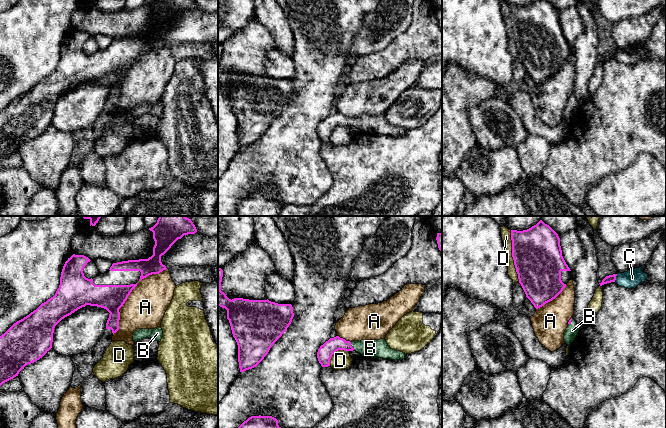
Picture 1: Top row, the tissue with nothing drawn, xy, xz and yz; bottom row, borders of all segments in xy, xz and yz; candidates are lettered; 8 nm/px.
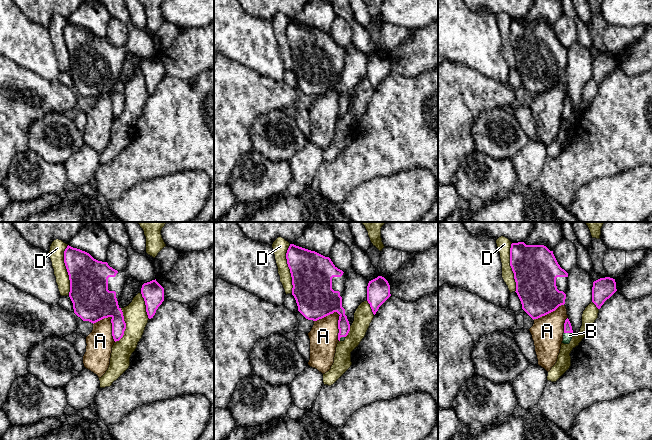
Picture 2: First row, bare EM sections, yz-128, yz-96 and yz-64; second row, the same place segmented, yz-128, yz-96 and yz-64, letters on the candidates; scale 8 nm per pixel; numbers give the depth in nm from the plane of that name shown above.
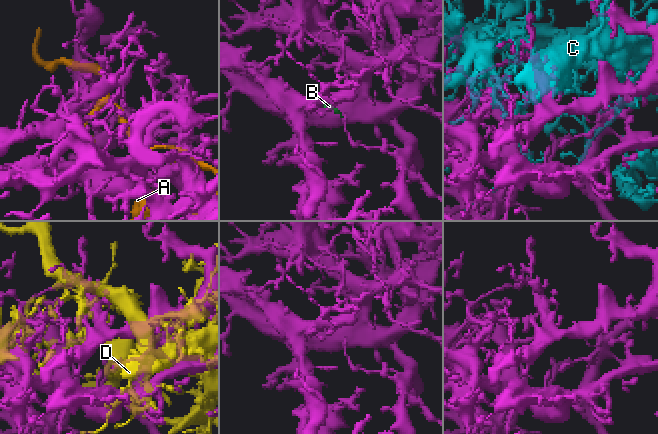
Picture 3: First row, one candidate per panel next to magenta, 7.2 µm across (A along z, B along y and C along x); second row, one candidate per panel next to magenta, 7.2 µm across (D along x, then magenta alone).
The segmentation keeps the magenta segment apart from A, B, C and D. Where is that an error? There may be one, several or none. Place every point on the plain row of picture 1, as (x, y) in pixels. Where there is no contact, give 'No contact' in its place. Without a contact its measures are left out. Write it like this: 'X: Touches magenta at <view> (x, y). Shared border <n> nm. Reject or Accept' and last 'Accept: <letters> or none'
A: Touches magenta at xy (119, 84). Shared border 460 nm. Reject
B: Touches magenta at xz (351, 122). Shared border 80 nm. Accept
C: Touches magenta at yz (615, 54). Shared border 70 nm. Reject
D: Touches magenta at yz (512, 32). Shared border 420 nm. Reject
Accept: B

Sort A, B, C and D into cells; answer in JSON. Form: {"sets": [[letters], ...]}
{"sets": [["A"], ["B"], ["C"], ["D"]]}

